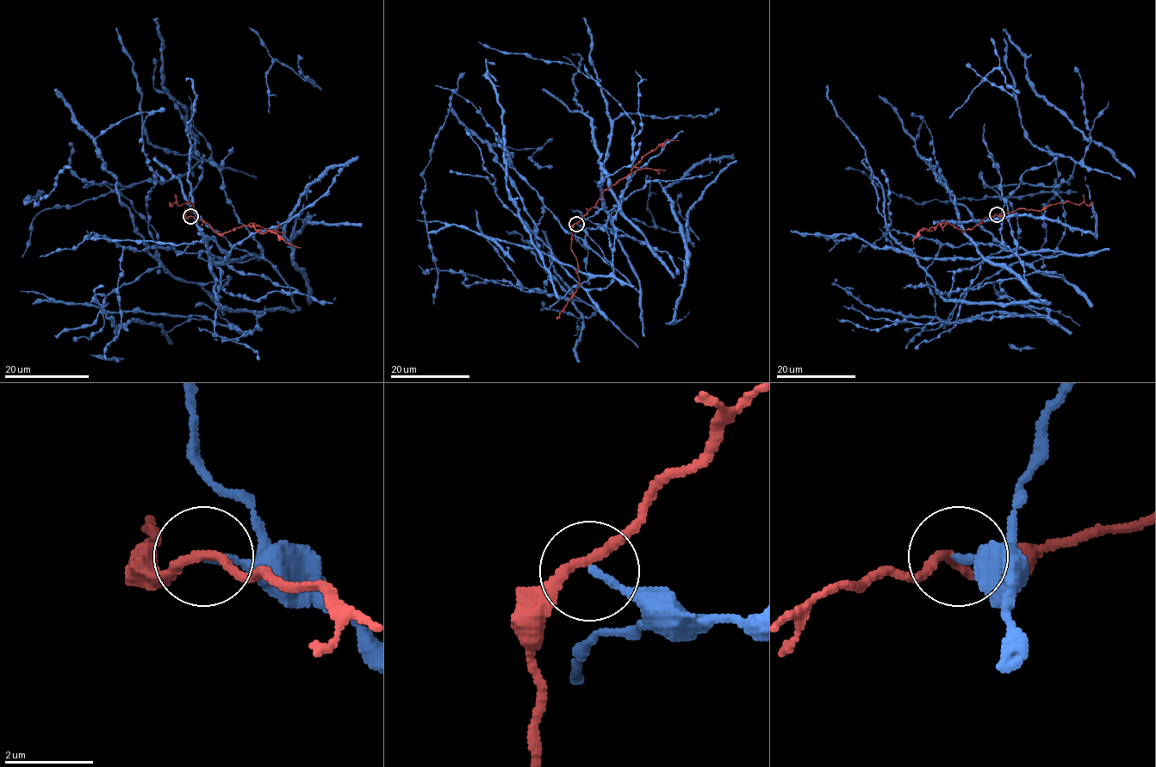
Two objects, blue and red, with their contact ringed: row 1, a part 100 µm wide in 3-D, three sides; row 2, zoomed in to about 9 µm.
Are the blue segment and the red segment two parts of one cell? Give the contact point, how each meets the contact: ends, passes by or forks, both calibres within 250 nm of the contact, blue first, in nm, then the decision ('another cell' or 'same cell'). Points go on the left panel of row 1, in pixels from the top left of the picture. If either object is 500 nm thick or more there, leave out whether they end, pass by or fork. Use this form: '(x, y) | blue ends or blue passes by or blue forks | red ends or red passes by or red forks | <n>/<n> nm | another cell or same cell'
(190, 216) | blue ends | red passes by | 160/200 nm | another cell

